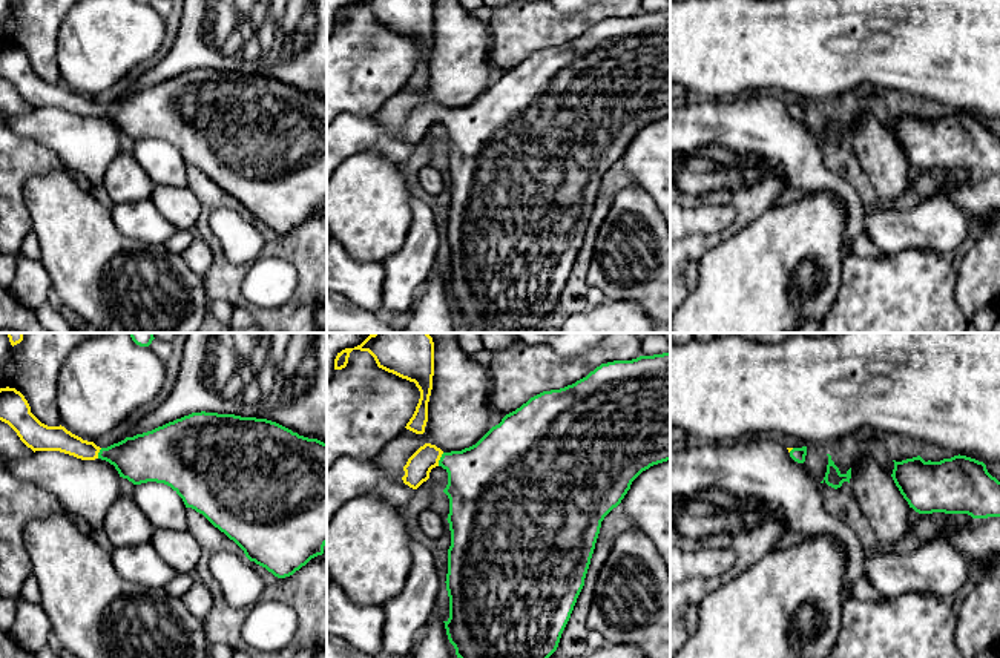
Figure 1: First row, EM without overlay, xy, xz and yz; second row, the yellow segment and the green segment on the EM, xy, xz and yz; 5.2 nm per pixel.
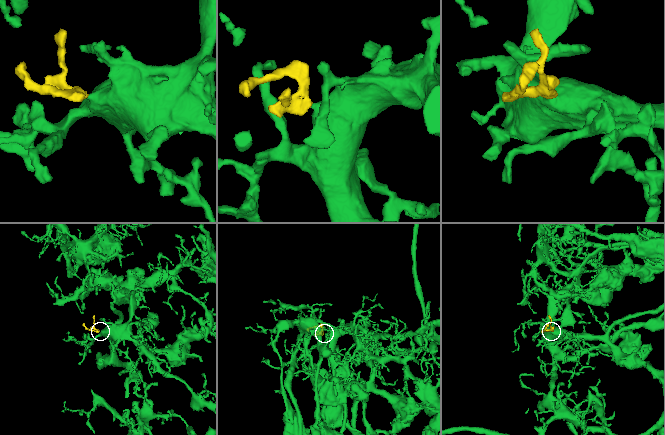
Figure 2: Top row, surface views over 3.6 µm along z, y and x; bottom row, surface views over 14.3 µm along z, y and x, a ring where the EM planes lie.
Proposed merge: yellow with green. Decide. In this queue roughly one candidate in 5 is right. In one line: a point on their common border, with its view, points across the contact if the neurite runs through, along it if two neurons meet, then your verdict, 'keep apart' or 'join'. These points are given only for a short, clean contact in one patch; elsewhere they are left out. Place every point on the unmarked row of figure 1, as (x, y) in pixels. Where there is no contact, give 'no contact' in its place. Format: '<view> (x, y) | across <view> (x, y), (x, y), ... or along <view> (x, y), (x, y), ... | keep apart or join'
xz (439, 115) | across xz (417, 125), (427, 115), (439, 115), (456, 118), (482, 135) | join

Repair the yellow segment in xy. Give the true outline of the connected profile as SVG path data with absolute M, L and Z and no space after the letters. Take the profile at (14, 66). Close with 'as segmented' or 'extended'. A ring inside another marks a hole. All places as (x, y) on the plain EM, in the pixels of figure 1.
M9 43L0 44L0 77L8 80L34 109L60 107L81 117L101 115L113 121L120 133L133 141L156 138L170 143L183 155L186 164L202 170L233 196L250 218L265 224L278 235L293 232L311 215L324 210L327 201L327 100L317 95L299 92L267 75L201 67L100 104L61 81L41 80L31 69L25 52Z | extended

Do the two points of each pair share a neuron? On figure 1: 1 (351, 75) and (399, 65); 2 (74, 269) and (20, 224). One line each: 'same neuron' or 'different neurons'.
1: same neuron
2: different neurons

